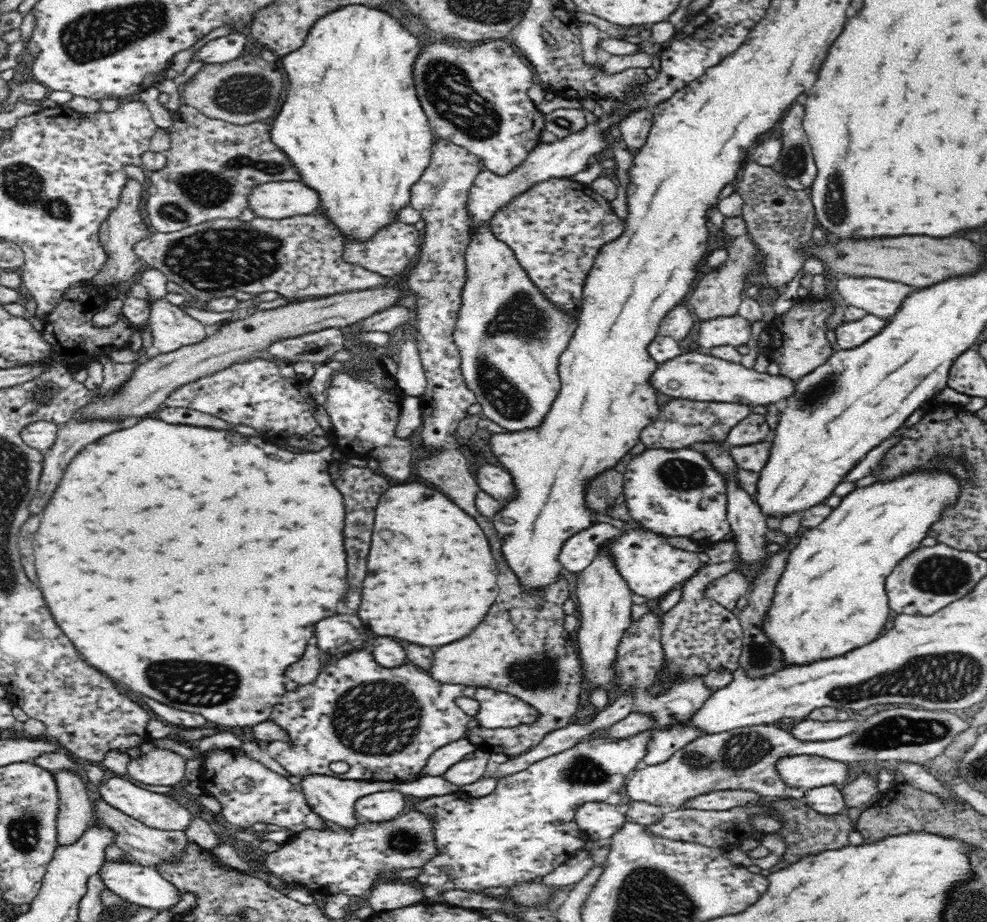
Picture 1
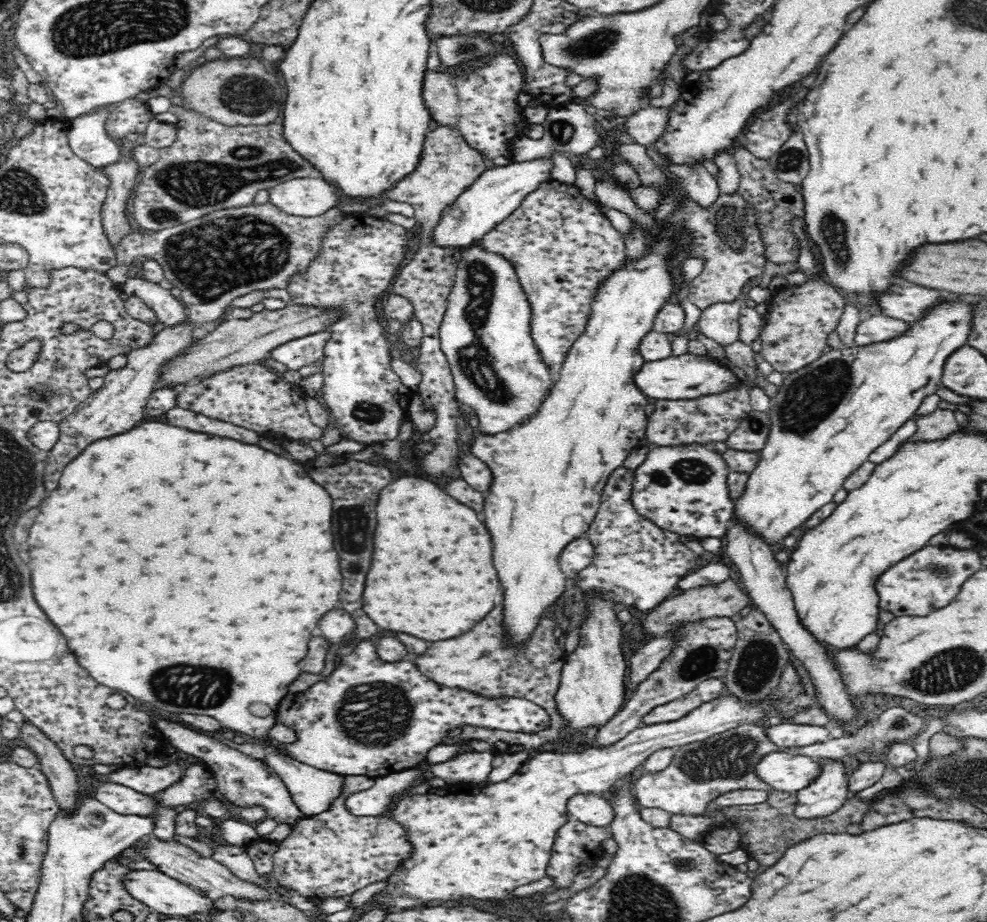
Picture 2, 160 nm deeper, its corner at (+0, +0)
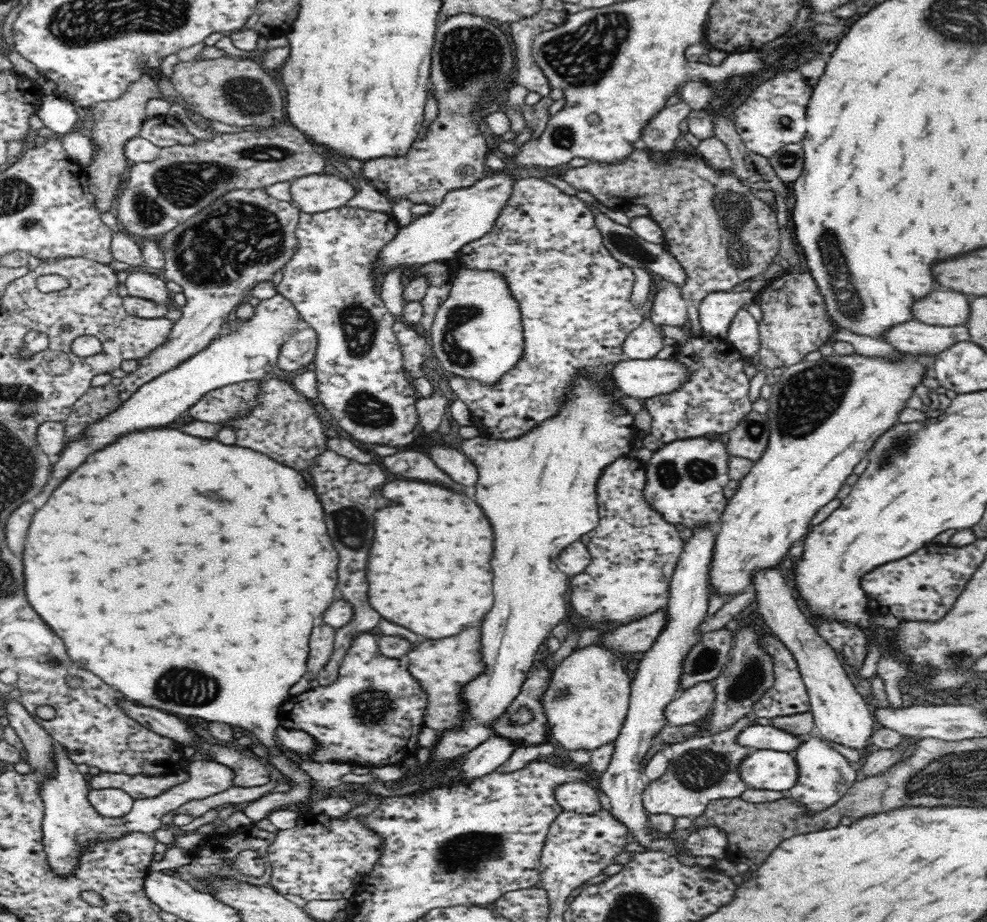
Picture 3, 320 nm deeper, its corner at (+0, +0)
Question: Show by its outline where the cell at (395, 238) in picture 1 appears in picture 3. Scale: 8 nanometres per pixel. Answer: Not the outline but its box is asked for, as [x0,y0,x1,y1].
[276,206,419,447]

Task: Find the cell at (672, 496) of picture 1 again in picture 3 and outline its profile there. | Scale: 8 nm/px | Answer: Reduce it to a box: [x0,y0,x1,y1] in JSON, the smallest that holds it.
[643,437,730,532]

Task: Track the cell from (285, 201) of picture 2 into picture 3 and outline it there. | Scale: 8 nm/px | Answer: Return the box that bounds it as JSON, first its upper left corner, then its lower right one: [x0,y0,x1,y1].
[290,174,356,214]

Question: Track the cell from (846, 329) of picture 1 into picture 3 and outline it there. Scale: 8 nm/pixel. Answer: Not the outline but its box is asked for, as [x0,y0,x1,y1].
[878,319,969,356]

